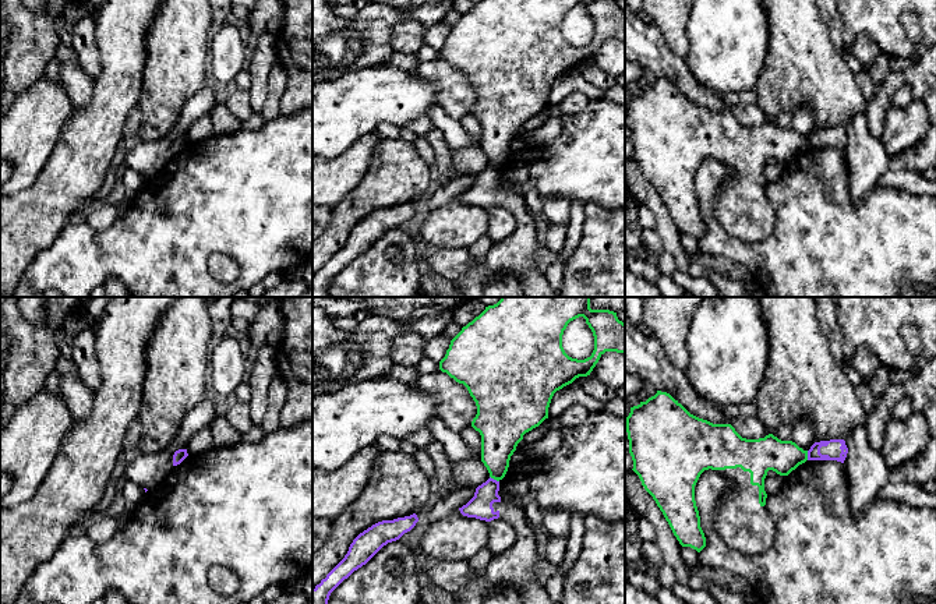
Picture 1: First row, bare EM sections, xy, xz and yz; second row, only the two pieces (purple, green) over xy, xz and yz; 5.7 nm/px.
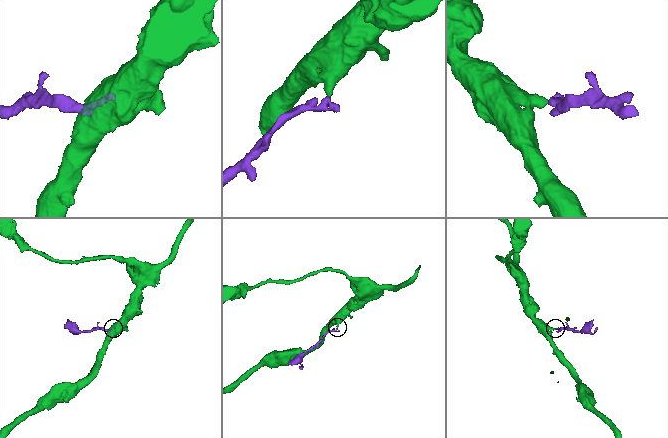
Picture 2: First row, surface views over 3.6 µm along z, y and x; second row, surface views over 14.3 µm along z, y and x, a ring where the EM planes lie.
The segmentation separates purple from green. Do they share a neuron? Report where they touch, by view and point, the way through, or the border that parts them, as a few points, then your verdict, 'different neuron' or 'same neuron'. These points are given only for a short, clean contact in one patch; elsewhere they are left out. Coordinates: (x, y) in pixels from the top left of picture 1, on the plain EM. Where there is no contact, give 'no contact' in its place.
meets purple in xz at (493, 166); border along xz (490, 163), (498, 169); different neuron

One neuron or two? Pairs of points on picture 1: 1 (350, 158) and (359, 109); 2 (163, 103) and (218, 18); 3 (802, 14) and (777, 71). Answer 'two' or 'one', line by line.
1: two
2: two
3: one

